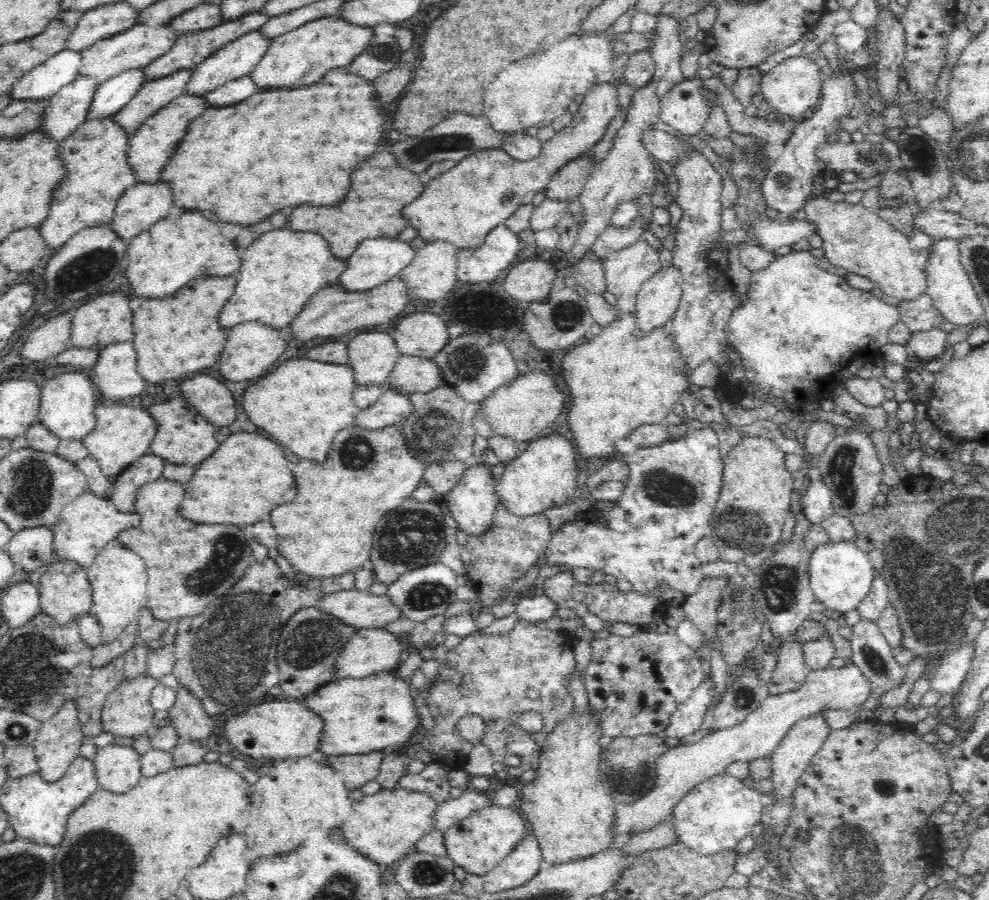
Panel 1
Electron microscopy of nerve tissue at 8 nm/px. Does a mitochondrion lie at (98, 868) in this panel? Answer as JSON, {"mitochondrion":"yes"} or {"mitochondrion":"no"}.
{"mitochondrion":"yes"}

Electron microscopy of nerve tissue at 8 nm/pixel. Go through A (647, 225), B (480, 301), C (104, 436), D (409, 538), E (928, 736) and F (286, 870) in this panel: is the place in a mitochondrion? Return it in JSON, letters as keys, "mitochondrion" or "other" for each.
{"A":"other","B":"other","C":"other","D":"mitochondrion","E":"other","F":"other"}

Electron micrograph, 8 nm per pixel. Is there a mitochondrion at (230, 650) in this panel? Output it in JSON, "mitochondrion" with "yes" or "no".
{"mitochondrion":"yes"}

